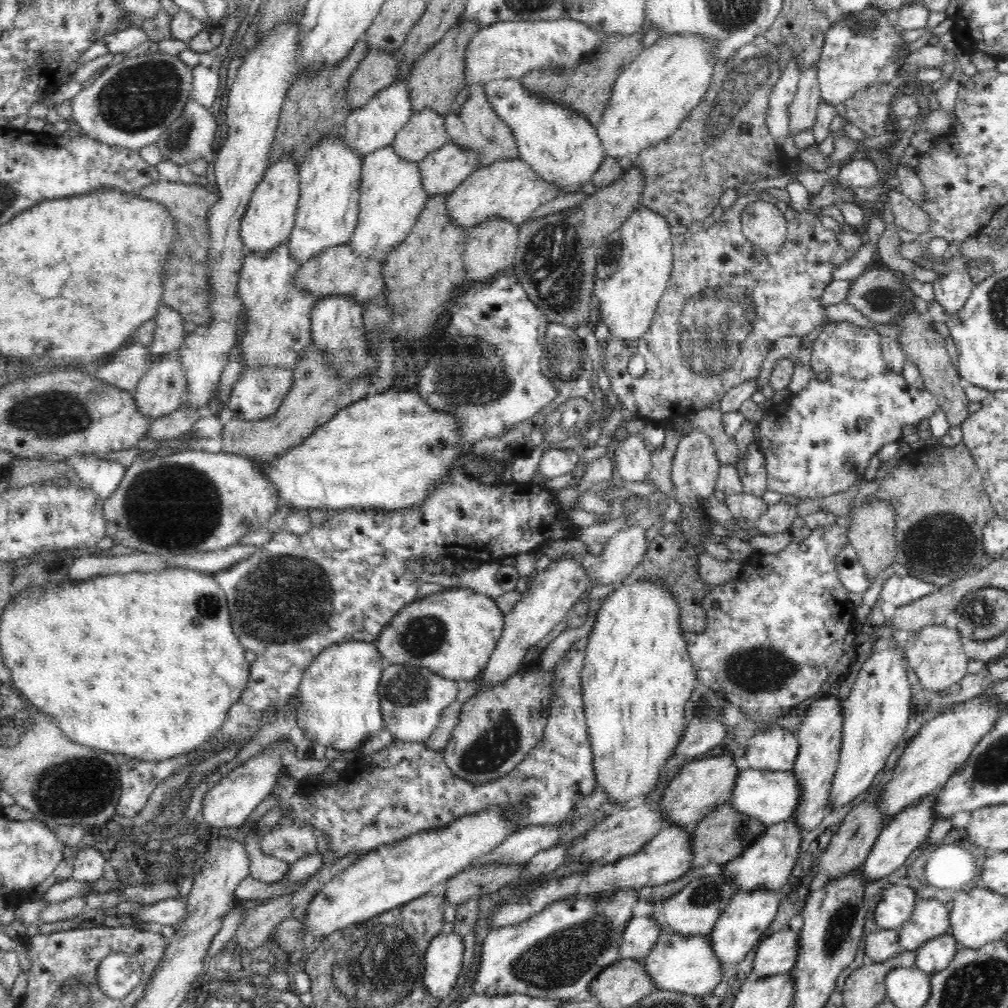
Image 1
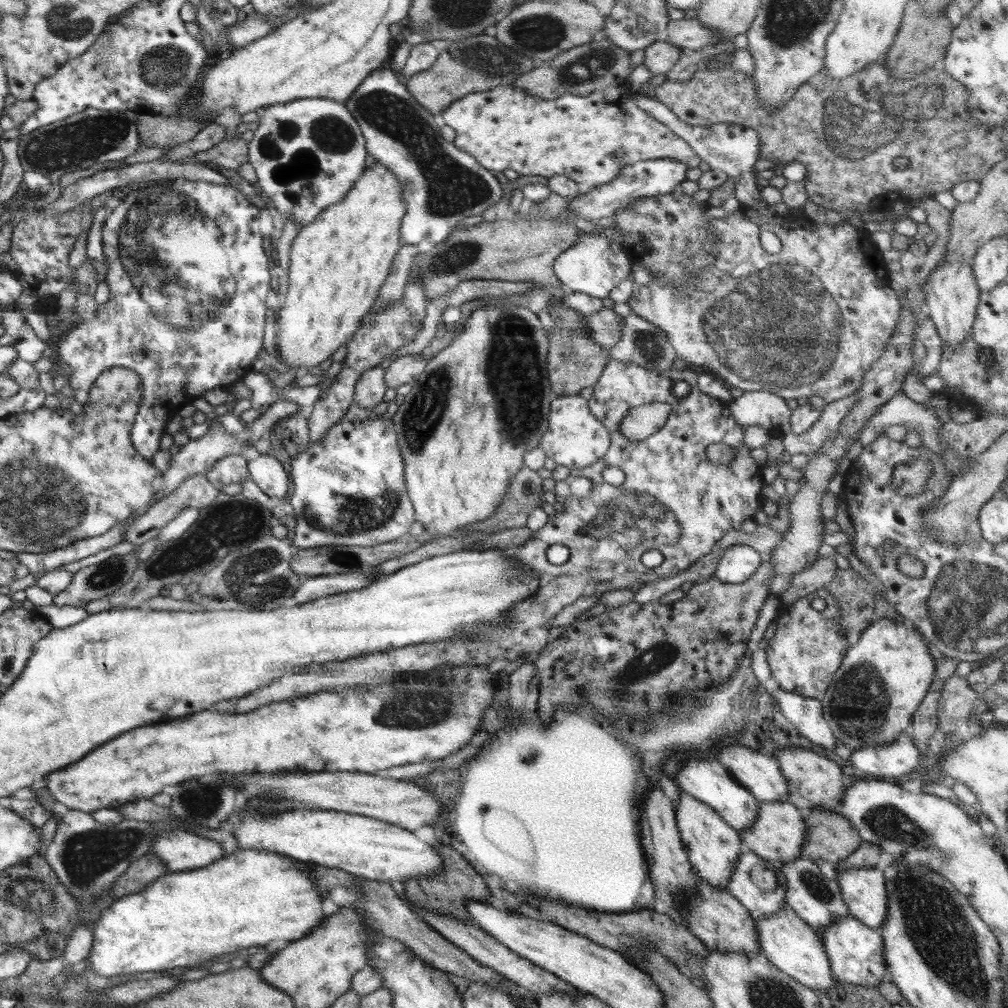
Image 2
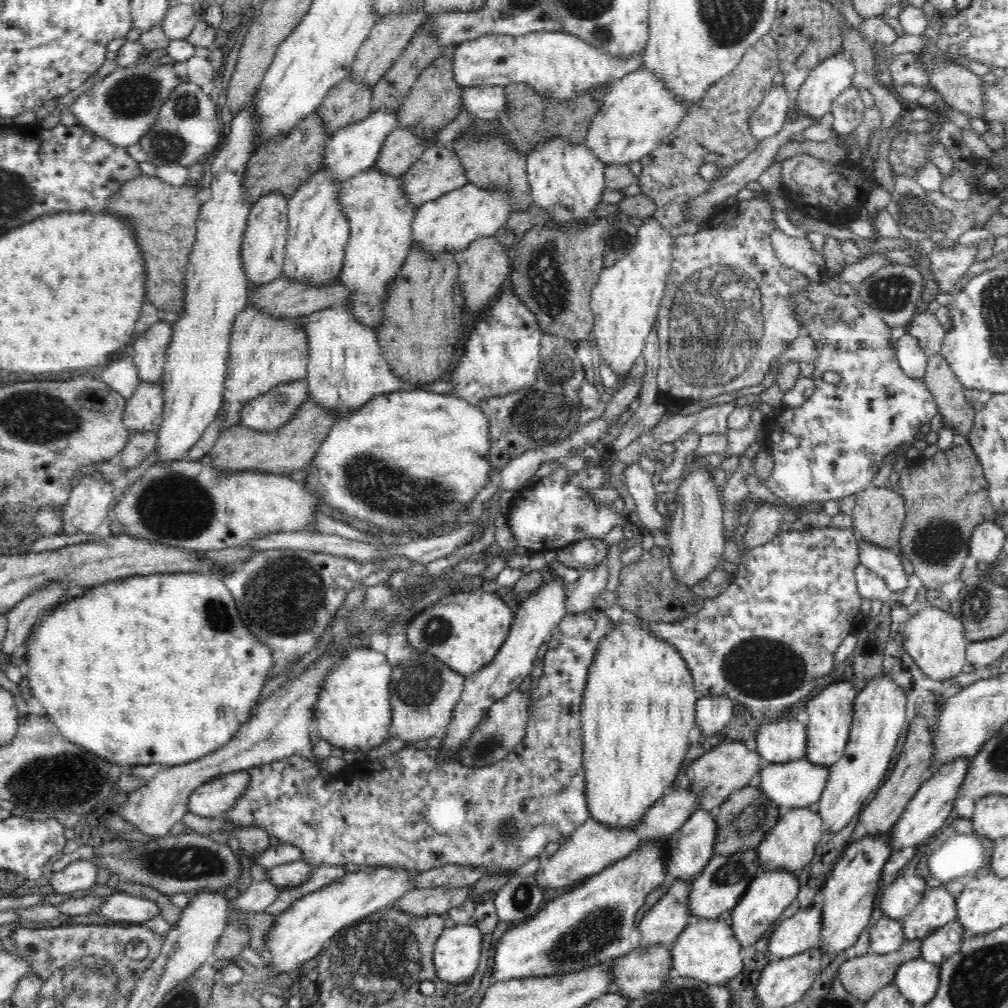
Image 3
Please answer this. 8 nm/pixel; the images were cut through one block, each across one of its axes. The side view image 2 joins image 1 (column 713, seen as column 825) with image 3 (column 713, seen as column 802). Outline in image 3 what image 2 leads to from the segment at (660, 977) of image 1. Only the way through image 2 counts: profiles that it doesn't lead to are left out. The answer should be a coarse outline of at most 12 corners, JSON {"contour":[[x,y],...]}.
{"contour":[[731,911],[688,919],[673,975],[723,984],[742,970]]}

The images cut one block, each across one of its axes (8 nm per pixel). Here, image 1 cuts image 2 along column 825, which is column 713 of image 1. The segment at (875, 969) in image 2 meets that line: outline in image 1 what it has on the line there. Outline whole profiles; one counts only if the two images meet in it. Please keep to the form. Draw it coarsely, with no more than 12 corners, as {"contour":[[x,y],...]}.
{"contour":[[735,893],[708,935],[723,970],[776,918],[778,893]]}

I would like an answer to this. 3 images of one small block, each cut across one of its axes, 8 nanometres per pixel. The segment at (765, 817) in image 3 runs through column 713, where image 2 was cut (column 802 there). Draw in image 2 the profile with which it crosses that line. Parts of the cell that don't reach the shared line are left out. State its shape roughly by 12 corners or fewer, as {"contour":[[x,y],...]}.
{"contour":[[836,811],[805,812],[802,856],[836,865],[864,843]]}

